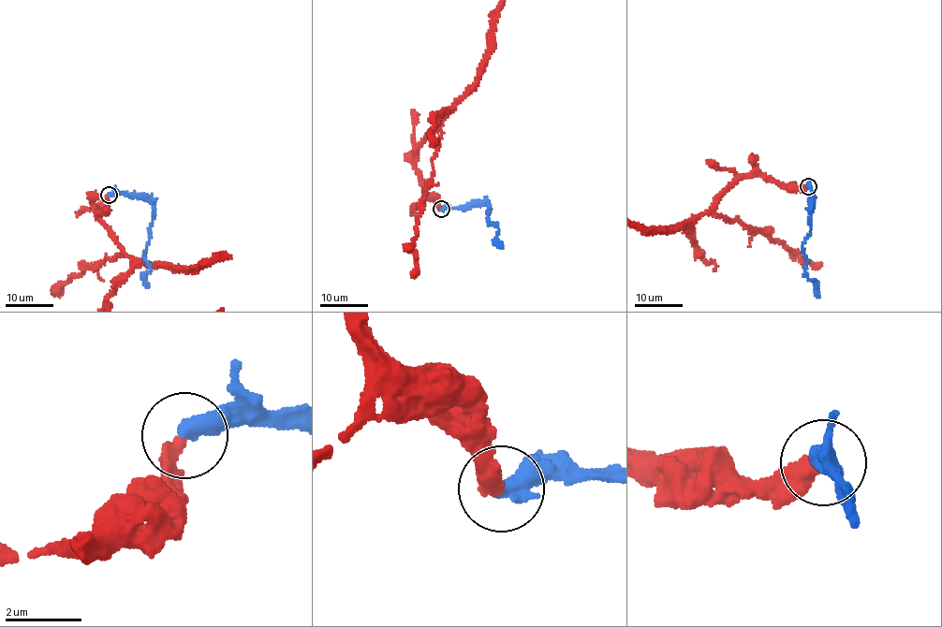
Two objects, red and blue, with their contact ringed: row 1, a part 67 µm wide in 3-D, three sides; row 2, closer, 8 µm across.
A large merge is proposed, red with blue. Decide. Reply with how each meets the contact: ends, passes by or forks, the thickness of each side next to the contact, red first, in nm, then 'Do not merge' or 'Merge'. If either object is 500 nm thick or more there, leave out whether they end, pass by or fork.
At the ring red ends. At the ring blue ends. Thickness 360 nm (red) against 440 nm. Merge

